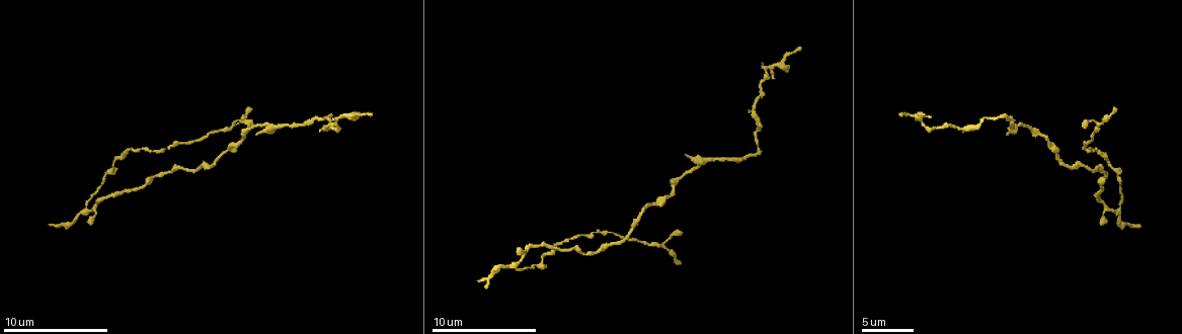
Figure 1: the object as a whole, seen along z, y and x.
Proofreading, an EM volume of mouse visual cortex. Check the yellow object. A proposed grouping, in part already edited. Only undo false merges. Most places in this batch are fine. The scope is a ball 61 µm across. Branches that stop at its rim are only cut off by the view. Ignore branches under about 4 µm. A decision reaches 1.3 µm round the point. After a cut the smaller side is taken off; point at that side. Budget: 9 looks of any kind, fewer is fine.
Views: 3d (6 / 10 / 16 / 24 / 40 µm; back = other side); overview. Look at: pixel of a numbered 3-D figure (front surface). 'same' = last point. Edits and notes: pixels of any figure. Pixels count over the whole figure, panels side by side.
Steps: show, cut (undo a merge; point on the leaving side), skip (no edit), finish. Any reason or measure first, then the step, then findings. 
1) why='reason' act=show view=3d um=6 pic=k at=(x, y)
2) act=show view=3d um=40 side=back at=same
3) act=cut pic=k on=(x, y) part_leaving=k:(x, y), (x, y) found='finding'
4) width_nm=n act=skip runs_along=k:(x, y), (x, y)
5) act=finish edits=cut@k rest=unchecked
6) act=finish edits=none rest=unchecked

why='calibre changes' act=show view=3d um=6 pic=1 at=(568, 248)

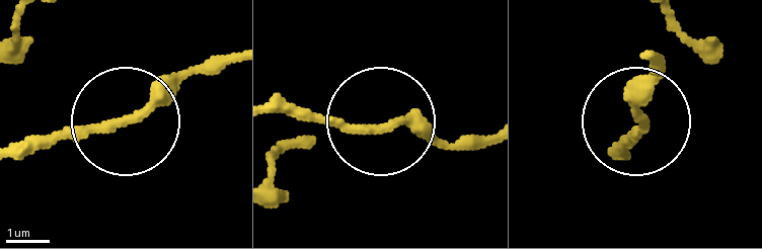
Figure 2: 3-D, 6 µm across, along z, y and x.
act=skip runs_along=2:(231, 64), (176, 78), (111, 121), (16, 140) found='all the same neuron'

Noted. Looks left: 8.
why='calibre changes' act=show view=3d um=10 pic=1 at=(1008, 118)

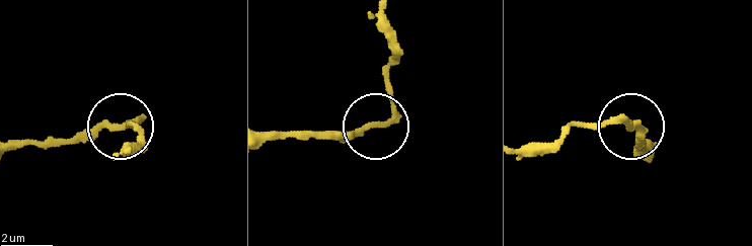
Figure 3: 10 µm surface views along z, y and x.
act=show view=3d um=10 side=back pic=3 at=(375, 124)

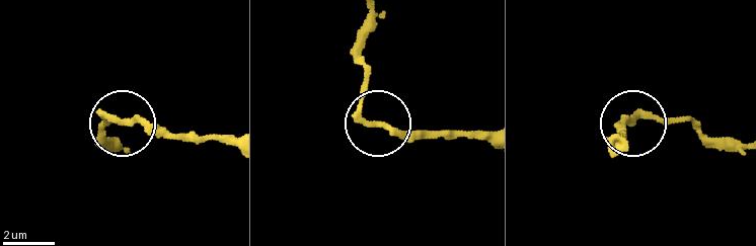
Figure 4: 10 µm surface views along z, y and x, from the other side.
act=skip runs_along=4:(613, 136), (646, 116), (689, 116) found='one neuron here'

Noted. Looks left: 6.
why='sudden change in width' act=show view=3d um=10 pic=1 at=(752, 111)

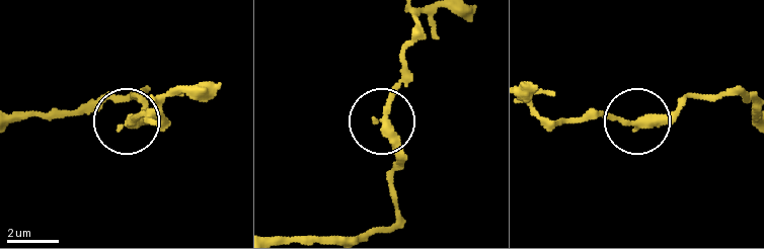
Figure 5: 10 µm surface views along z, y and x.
act=show view=3d um=10 side=back pic=5 at=(386, 119)

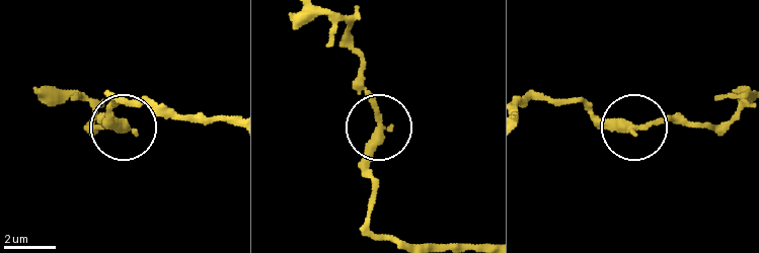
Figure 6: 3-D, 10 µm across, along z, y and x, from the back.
act=skip runs_along=6:(524, 104), (544, 97), (629, 123), (711, 123) found='one neuron here'

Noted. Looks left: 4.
why='sudden change in width' act=show view=3d um=6 pic=1 at=(1020, 125)

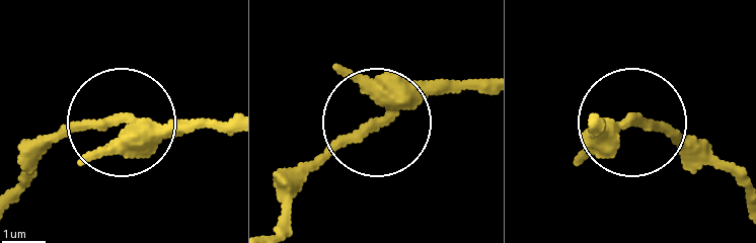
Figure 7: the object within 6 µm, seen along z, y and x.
width_nm=220 act=skip runs_along=7:(741, 176), (650, 122), (592, 122) found='one neuron here'

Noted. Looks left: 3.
act=finish edits=none rest=unchecked

